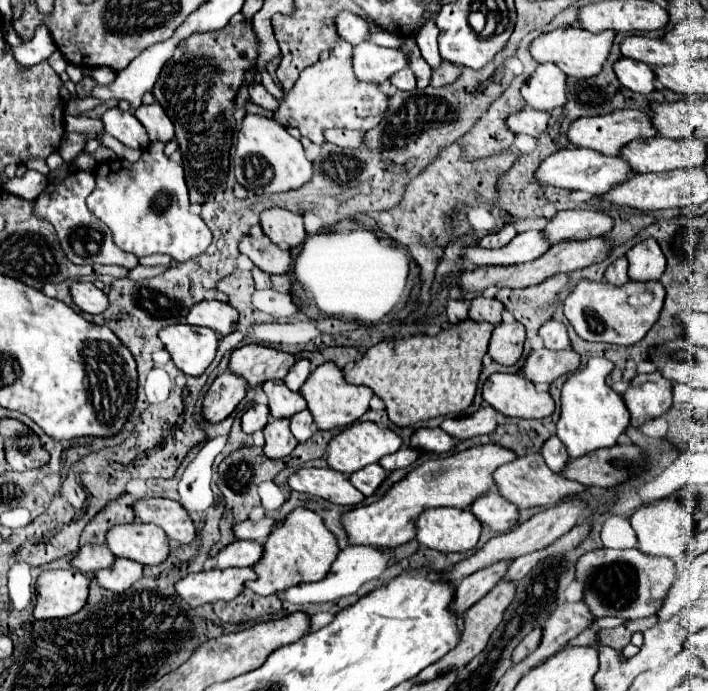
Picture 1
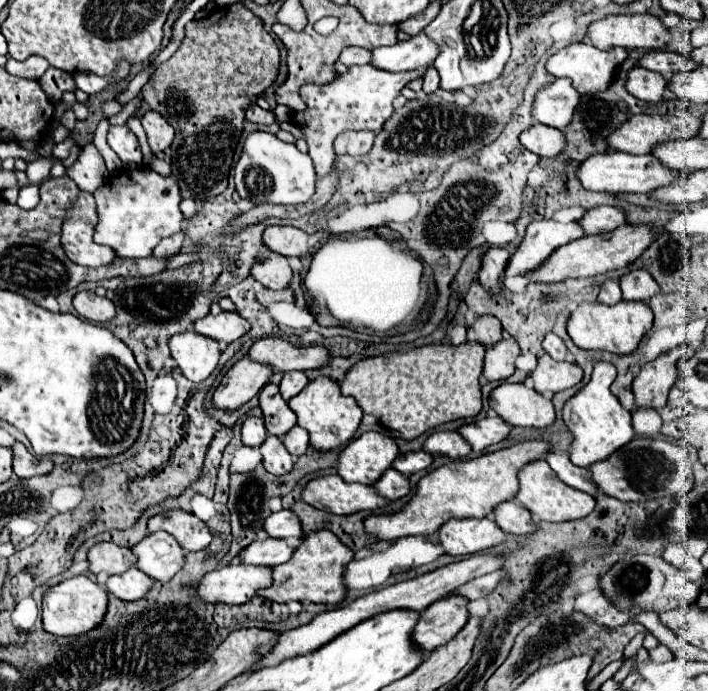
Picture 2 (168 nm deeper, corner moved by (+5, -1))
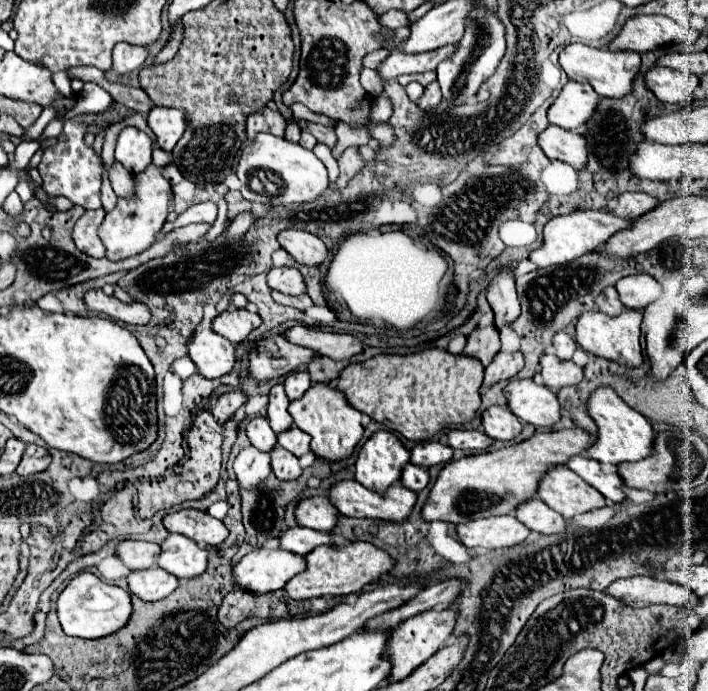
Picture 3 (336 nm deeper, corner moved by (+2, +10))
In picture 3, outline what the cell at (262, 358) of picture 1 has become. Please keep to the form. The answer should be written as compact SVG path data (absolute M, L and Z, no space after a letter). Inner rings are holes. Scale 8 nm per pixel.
M294 326L284 334L290 342L298 346L306 346L320 356L328 356L334 360L344 360L360 354L366 344L350 334L334 334L334 332L322 332L308 326Z

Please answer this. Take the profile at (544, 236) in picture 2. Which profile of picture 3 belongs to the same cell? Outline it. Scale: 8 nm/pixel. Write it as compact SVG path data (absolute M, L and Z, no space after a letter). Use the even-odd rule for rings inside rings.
M576 210L566 216L556 216L544 226L544 244L542 248L530 254L530 262L534 262L538 268L546 268L552 264L566 264L568 260L576 260L578 256L600 250L606 244L606 240L610 240L610 236L630 226L632 220L614 216L608 210Z

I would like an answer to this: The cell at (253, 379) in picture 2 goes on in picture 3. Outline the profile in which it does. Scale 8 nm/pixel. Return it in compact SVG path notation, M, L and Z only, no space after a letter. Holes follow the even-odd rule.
M268 336L250 352L250 374L256 380L272 380L296 372L314 358L318 358L318 354L310 352L310 348L292 344L284 336Z

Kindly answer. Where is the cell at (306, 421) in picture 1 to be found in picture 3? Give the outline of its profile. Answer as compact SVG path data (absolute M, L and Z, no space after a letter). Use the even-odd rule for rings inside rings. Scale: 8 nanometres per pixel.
M296 426L278 434L278 444L298 458L310 452L310 436L306 432L300 432Z

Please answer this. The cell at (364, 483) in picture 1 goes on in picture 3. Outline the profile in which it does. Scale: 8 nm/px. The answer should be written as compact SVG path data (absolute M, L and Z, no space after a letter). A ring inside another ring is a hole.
M406 464L400 482L402 482L406 488L410 488L410 490L420 492L420 490L424 490L426 484L428 484L428 470L424 470L424 468L420 468L420 466L414 466L414 464Z

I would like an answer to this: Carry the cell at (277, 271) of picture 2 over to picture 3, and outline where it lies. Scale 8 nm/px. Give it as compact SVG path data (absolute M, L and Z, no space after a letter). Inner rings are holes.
M272 268L268 272L268 286L288 296L302 296L306 294L306 284L302 274L296 268Z

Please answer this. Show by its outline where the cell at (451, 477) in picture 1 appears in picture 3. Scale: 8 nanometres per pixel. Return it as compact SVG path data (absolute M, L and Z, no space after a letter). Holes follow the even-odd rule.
M574 428L534 434L520 444L512 444L496 452L480 452L452 460L440 470L428 502L422 508L422 516L426 522L442 520L462 524L486 516L514 514L522 502L536 498L538 480L542 480L550 466L566 464L570 456L582 454L590 444L594 444L594 438L586 430Z

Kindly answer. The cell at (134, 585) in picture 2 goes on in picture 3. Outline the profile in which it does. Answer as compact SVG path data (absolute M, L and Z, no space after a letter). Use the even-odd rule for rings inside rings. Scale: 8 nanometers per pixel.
M150 568L150 570L136 570L128 576L128 588L134 596L146 600L146 602L158 602L170 596L180 586L180 580L172 574L168 574L162 568Z

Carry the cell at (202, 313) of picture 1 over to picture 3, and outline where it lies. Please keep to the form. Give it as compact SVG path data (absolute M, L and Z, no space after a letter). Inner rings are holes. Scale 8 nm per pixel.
M228 310L222 312L218 318L212 322L212 330L226 340L238 344L248 338L248 334L262 324L260 316L250 310Z

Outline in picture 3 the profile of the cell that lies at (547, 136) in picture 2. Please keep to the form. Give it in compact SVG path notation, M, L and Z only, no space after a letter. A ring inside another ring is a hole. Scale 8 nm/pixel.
M548 126L538 136L538 144L544 150L544 154L552 160L566 162L574 170L582 170L586 166L586 140L576 132L562 130L558 126Z

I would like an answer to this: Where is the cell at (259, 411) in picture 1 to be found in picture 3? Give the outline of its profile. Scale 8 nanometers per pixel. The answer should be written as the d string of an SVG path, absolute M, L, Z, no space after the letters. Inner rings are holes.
M256 416L248 422L246 434L250 438L250 444L262 452L272 452L272 448L276 446L276 434L270 428L268 420L262 416Z

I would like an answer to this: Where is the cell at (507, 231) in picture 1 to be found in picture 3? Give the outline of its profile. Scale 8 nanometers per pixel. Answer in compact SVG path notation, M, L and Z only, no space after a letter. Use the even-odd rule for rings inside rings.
M504 270L500 272L488 286L488 302L494 310L494 324L500 330L502 326L512 324L518 318L520 302L516 296L514 272Z

